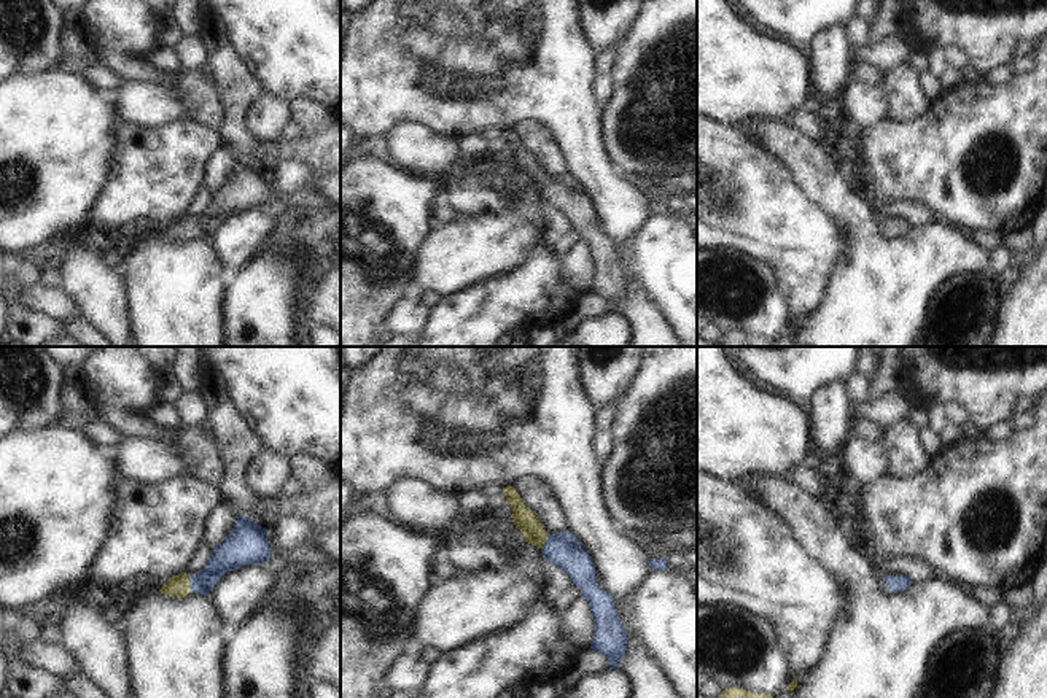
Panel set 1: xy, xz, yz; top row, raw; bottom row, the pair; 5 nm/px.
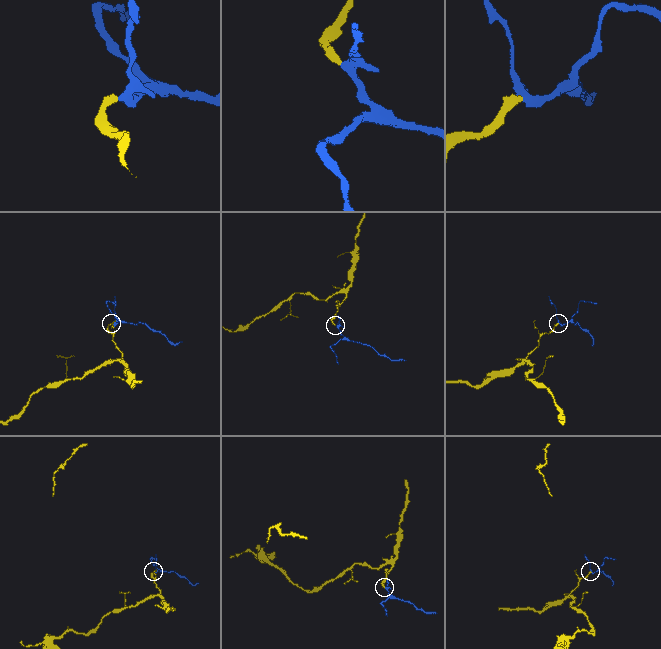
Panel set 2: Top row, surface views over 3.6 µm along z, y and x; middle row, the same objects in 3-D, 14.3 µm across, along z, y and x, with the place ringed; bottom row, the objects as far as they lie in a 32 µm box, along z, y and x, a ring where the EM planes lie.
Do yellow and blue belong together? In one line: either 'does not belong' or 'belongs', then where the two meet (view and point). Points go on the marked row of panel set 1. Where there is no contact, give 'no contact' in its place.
belongs; contact xy (188, 584)

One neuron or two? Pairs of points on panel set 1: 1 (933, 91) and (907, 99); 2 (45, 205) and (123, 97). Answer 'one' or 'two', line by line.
1: two
2: two

